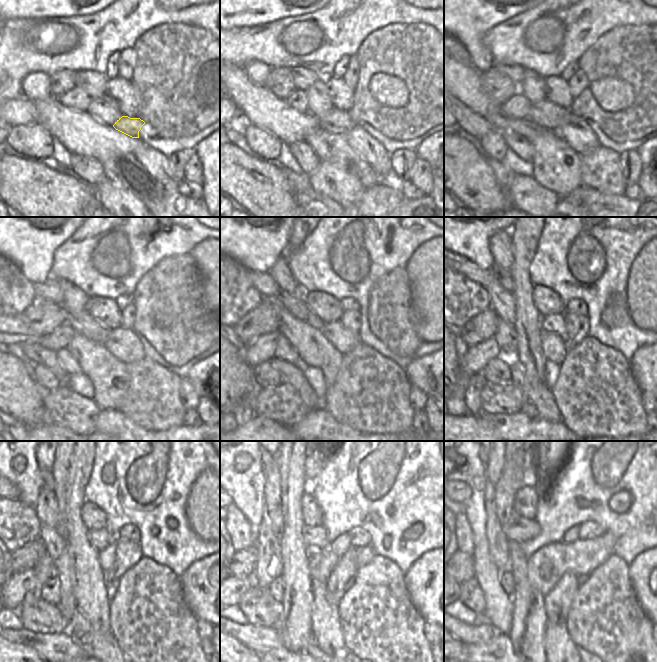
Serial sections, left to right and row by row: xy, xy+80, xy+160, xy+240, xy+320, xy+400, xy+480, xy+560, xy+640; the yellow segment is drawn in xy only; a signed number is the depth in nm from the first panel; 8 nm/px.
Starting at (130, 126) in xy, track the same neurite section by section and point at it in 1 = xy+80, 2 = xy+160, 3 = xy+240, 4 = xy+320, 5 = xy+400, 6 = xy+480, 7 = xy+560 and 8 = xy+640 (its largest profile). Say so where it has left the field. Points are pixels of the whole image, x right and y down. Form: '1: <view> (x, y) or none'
1: xy+80 (335, 121)
2: xy+160 (546, 114)
3: xy+240 (83, 323)
4: xy+320 (295, 303)
5: xy+400 (503, 276)
6: xy+480 (48, 482)
7: xy+560 (267, 461)
8: xy+640 (485, 461)

